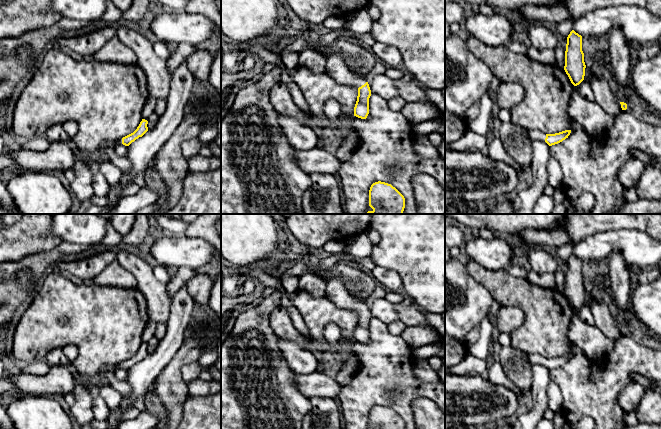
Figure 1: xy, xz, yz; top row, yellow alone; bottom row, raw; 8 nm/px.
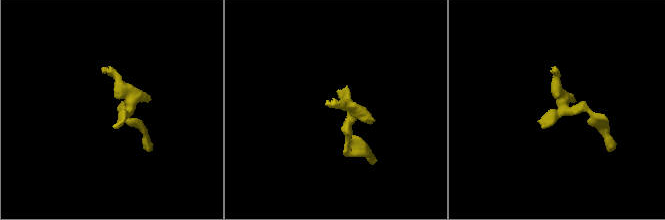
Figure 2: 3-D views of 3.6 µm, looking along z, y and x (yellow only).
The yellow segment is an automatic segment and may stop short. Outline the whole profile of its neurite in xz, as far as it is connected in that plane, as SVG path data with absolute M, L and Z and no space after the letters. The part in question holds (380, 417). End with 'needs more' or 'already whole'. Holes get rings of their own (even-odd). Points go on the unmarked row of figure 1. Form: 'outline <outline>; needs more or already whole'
outline M378 405L370 411L369 429L405 429L405 422L391 408Z; already whole

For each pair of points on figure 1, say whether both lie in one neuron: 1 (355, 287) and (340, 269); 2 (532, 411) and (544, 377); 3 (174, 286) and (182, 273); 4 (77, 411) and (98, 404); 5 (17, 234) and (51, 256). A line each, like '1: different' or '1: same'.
1: same
2: same
3: same
4: different
5: different

